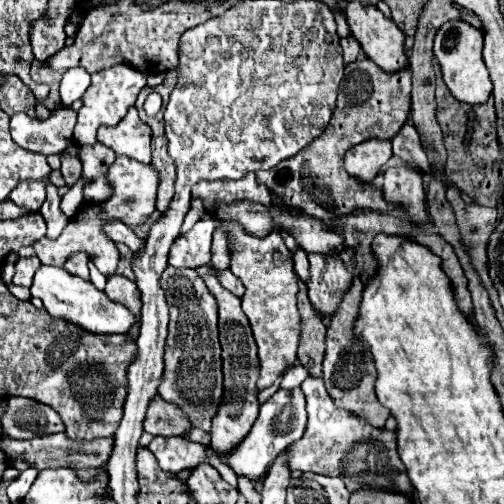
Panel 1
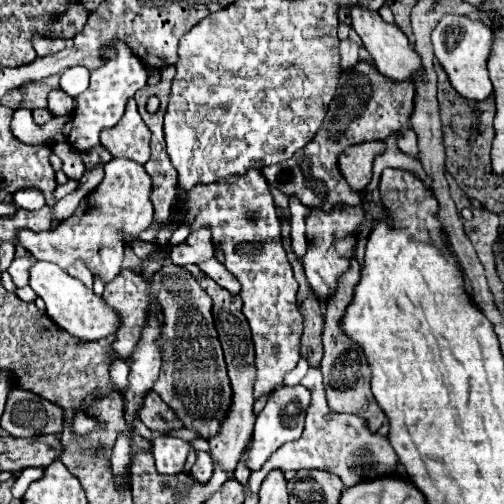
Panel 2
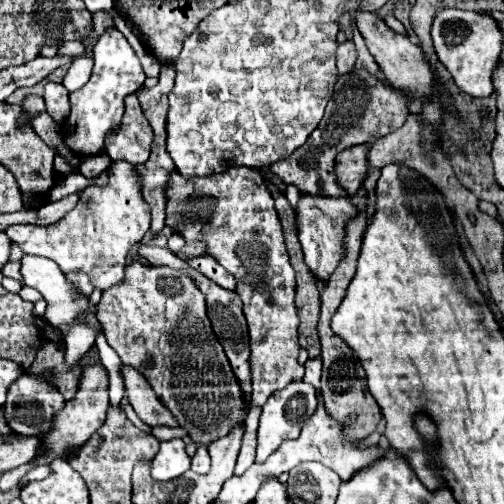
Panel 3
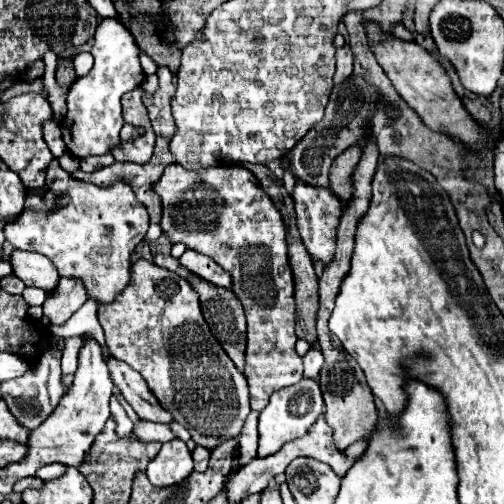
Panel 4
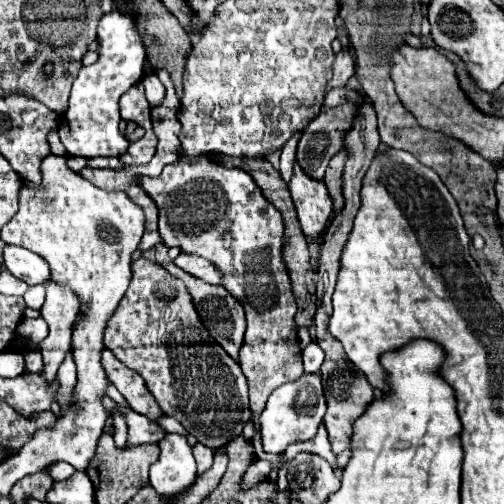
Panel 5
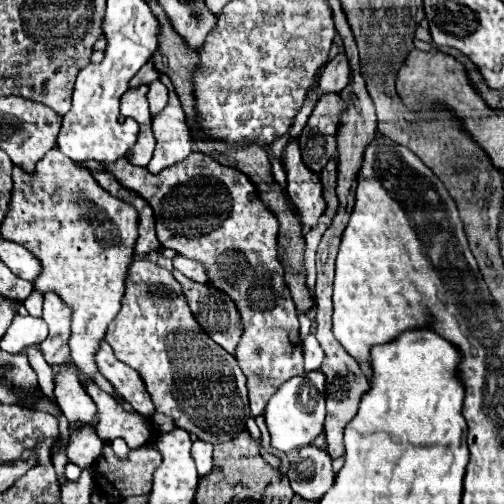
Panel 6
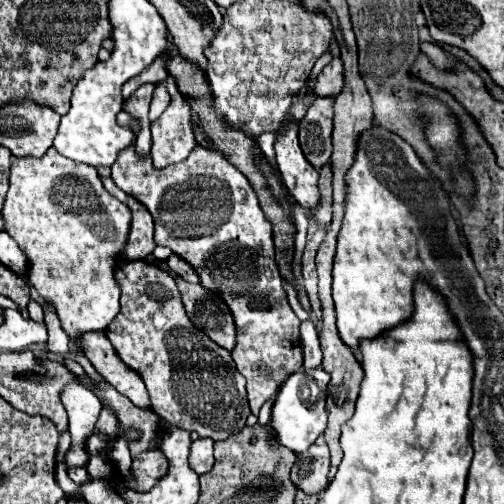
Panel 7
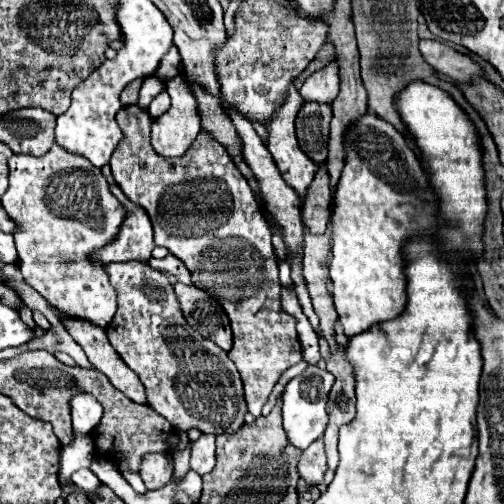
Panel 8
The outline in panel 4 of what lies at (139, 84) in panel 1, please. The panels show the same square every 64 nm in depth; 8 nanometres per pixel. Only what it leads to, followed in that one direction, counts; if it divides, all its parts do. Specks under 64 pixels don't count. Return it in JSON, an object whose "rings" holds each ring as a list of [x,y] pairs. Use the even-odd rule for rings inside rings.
{"rings":[[[102,18],[90,52],[94,56],[94,66],[86,76],[78,78],[70,86],[68,114],[60,120],[66,148],[76,158],[108,154],[114,146],[120,146],[122,140],[118,132],[124,124],[120,98],[138,86],[138,78],[142,74],[140,48],[132,32],[116,18]]]}

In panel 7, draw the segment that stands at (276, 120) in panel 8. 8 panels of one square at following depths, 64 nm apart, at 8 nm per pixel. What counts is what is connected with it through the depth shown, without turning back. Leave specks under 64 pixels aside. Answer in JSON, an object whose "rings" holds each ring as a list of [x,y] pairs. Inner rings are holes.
{"rings":[[[286,122],[282,126],[282,132],[276,134],[274,150],[284,186],[308,214],[308,208],[316,204],[318,170],[304,158],[298,144],[298,126],[294,122]]]}

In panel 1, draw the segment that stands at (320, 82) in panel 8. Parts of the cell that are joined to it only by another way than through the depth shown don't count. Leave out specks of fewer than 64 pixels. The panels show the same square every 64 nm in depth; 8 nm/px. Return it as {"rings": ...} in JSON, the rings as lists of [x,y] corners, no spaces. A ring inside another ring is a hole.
{"rings":[[[348,36],[348,38],[340,38],[340,46],[344,50],[344,64],[350,64],[350,62],[356,62],[358,58],[358,52],[360,52],[360,44],[354,36]]]}

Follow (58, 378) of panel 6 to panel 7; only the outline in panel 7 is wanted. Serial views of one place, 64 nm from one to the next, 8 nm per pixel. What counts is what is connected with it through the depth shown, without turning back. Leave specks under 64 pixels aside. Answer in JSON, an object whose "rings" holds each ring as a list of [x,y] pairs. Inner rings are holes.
{"rings":[[[78,384],[64,388],[62,402],[70,418],[70,436],[72,436],[72,446],[64,456],[66,468],[86,466],[90,460],[86,450],[86,440],[94,434],[92,430],[102,412],[102,404],[88,388]]]}

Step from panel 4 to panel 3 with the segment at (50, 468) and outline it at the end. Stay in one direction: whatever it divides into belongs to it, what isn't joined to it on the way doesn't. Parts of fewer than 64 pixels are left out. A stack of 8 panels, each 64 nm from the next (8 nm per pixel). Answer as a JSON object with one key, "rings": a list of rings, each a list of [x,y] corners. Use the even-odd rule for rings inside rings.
{"rings":[[[44,466],[44,468],[34,468],[32,472],[28,472],[28,476],[24,478],[24,482],[20,482],[20,488],[22,486],[26,486],[28,482],[32,482],[32,480],[44,480],[44,478],[48,478],[50,476],[50,466]]]}

